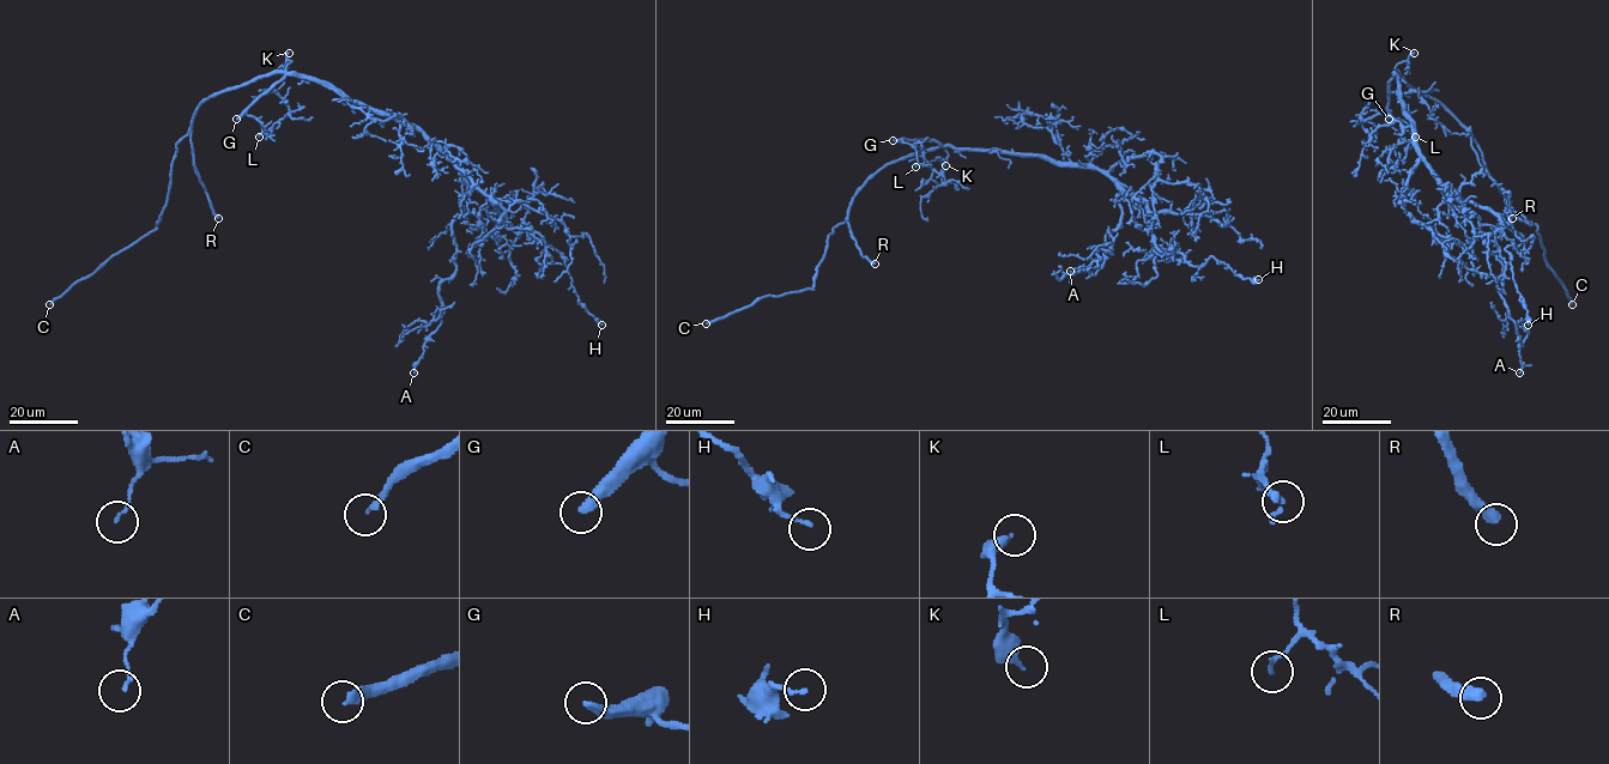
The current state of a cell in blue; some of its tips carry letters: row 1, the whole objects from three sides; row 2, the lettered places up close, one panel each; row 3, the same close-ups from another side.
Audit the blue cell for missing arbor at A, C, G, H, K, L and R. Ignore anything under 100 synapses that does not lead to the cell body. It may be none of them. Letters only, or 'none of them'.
C, G, R

